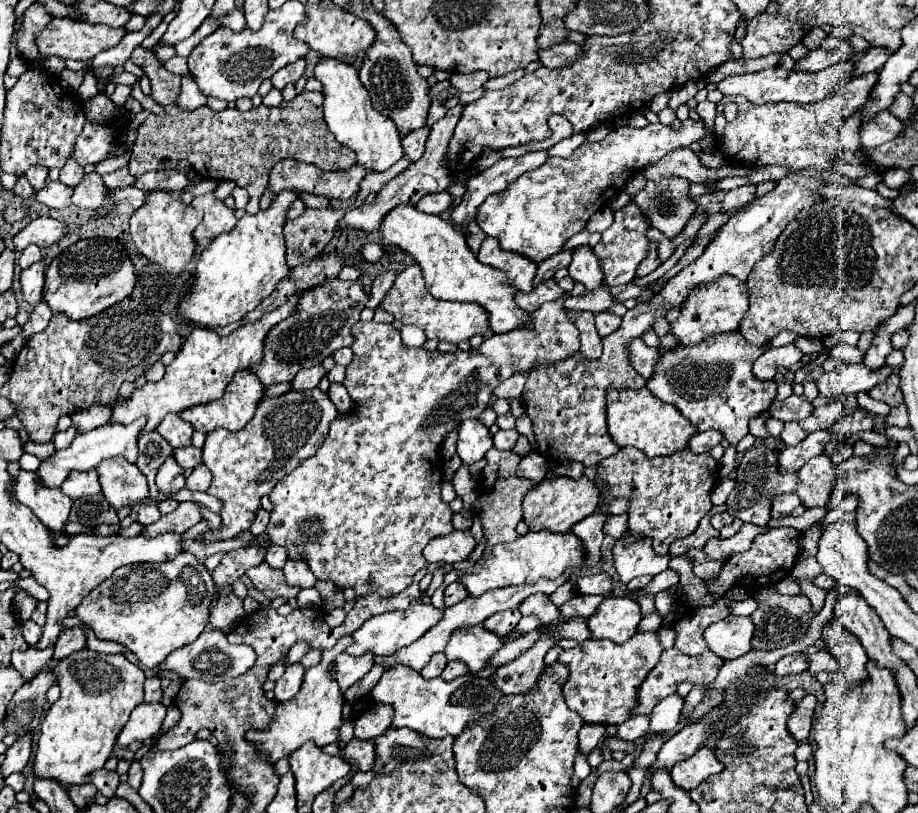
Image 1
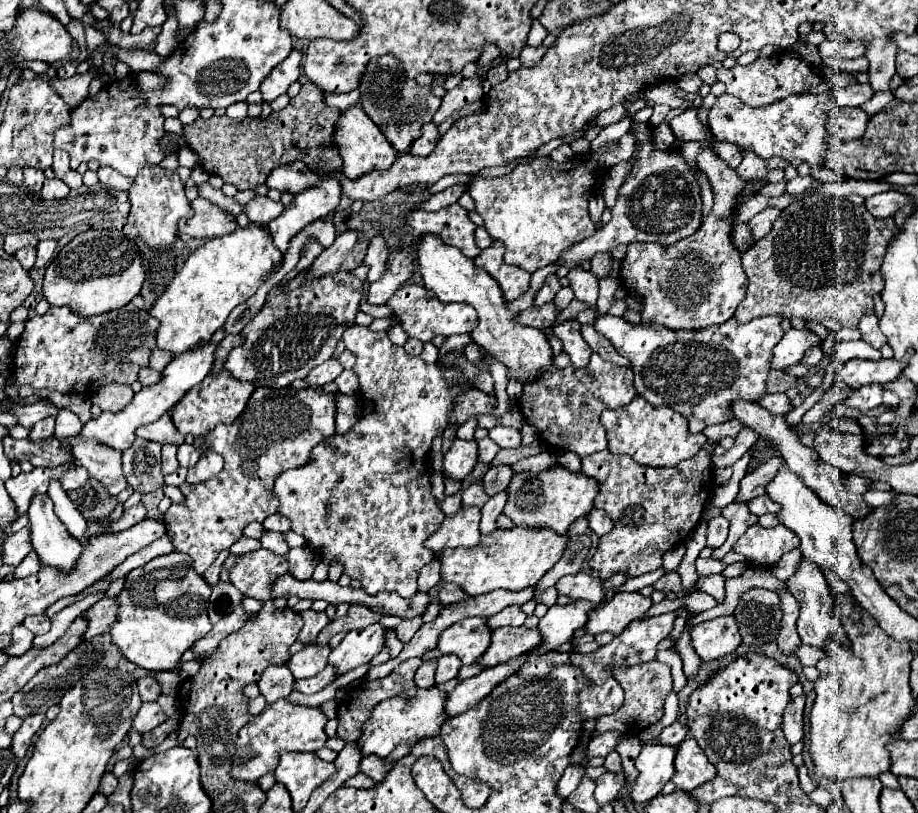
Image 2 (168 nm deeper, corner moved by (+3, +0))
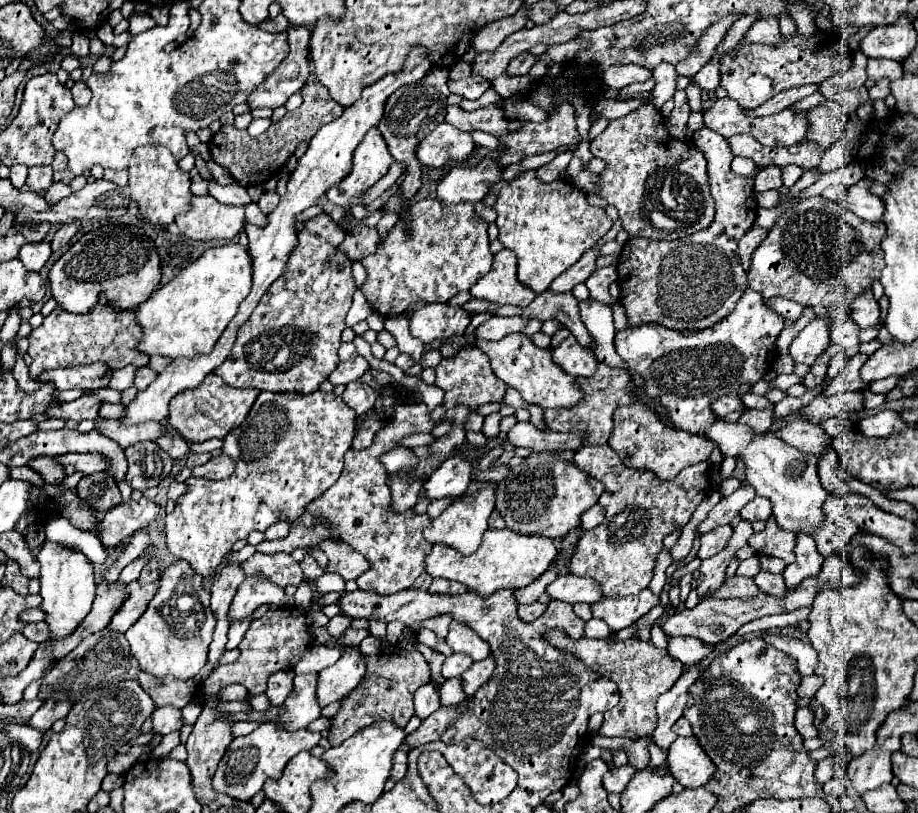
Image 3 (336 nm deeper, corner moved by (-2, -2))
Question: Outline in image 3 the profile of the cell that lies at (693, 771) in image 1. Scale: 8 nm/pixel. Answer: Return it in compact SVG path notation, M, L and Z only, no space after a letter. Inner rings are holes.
M678 737L670 745L668 765L670 773L684 789L702 787L716 771L716 765L698 745L696 737Z

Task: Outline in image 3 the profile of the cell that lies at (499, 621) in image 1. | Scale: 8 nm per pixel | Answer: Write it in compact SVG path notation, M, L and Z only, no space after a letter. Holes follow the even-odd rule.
M536 601L536 603L532 603L532 605L520 605L518 607L518 617L522 619L522 621L536 621L542 613L546 610L547 605Z

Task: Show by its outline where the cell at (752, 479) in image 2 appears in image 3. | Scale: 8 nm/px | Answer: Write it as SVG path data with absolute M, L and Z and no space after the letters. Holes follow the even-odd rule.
M744 485L744 487L740 487L736 493L732 493L730 497L720 499L720 503L708 513L706 521L698 527L698 533L708 533L708 531L714 529L716 525L732 523L734 519L738 519L740 509L742 509L746 503L750 503L754 497L756 497L754 489L750 489L750 485Z

